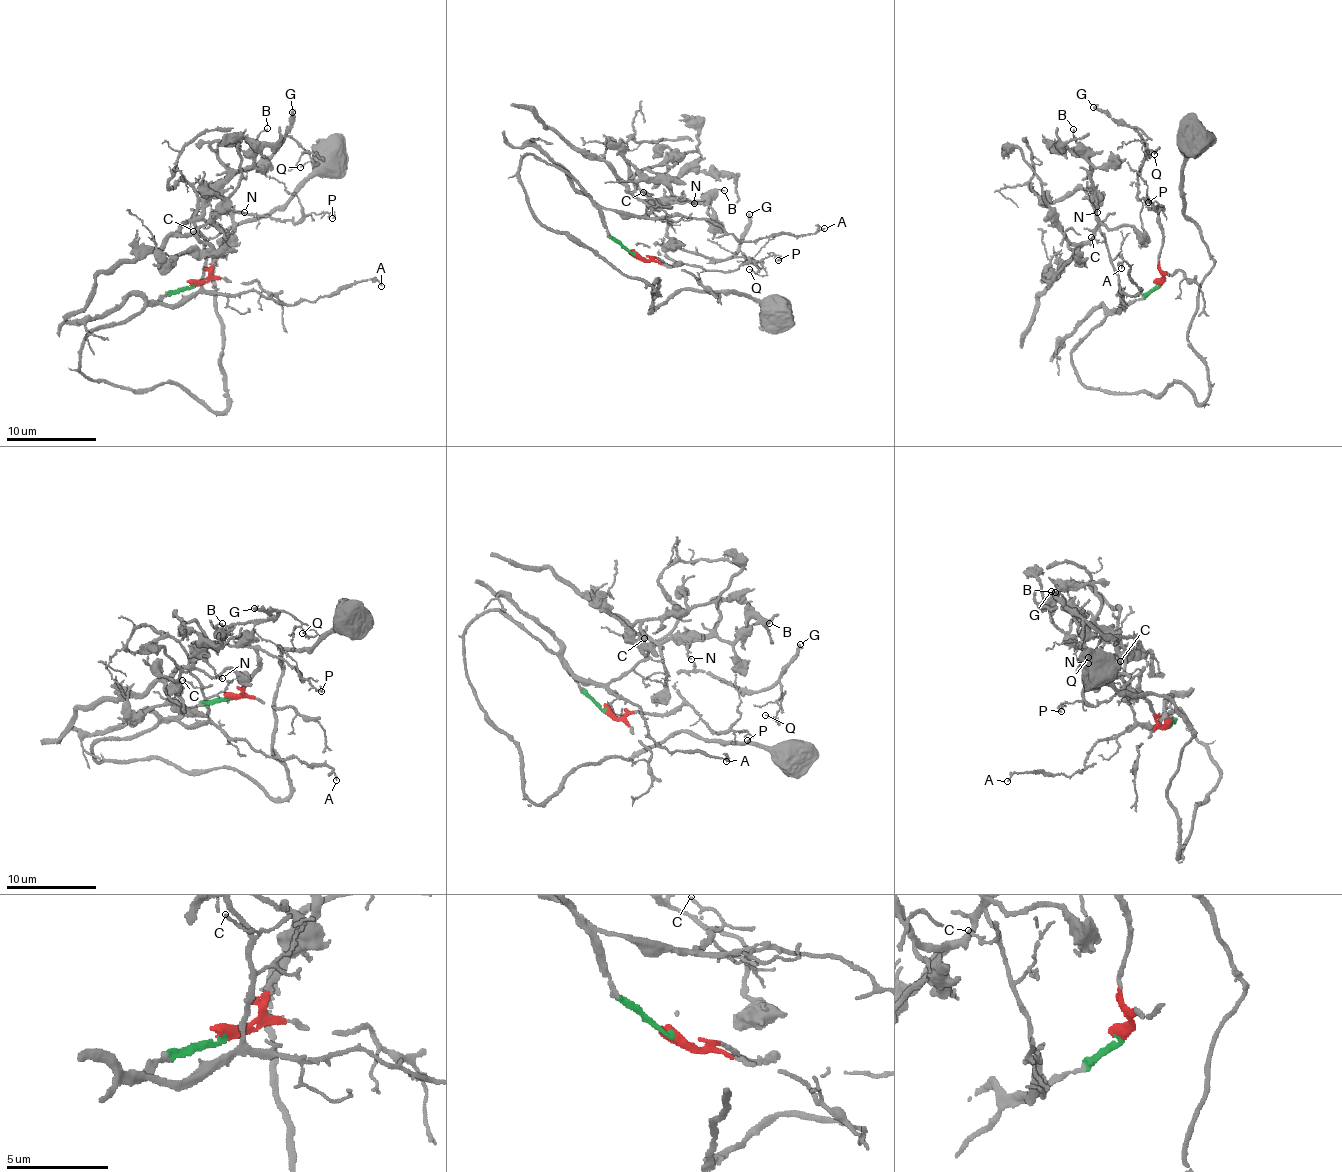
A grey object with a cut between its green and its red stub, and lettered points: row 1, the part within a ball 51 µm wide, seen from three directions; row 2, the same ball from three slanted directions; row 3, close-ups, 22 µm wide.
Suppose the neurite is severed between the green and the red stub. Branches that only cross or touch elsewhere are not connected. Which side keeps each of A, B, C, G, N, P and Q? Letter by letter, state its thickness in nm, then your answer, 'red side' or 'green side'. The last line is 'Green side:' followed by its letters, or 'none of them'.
A: 80 nm thick; green side
B: 110 nm thick; green side
C: 80 nm thick; green side
G: 240 nm thick; red side
N: 120 nm thick; green side
P: 140 nm thick; red side
Q: 110 nm thick; red side
Green side: A, B, C, N

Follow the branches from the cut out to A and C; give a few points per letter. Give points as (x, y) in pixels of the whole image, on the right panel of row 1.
A: (1159, 282), (1142, 299), (1118, 310), (1120, 286), (1127, 295), (1140, 291), (1126, 264), (1120, 268)
C: (1159, 282), (1142, 299), (1118, 310), (1119, 290), (1108, 247), (1090, 237)

